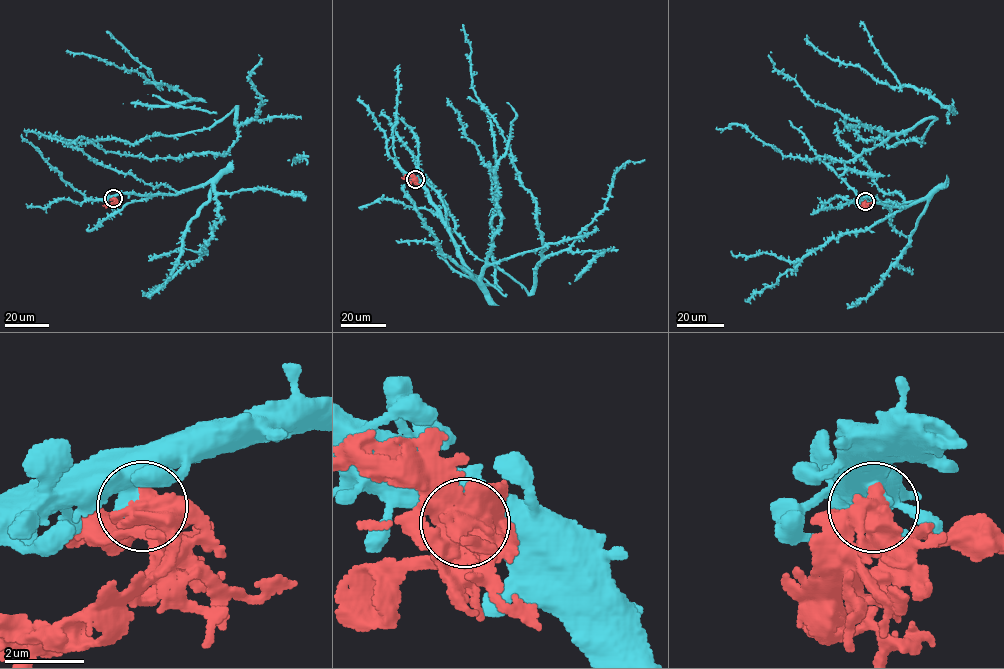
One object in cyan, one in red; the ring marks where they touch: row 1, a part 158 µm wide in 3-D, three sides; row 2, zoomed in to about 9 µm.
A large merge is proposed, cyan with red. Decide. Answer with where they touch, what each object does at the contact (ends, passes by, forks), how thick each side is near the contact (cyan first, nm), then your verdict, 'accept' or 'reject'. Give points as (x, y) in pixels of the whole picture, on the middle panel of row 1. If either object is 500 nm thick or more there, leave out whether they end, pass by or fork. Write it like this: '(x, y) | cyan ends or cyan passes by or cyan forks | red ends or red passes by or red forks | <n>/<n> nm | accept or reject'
(415, 179) | 550/750 nm | reject

